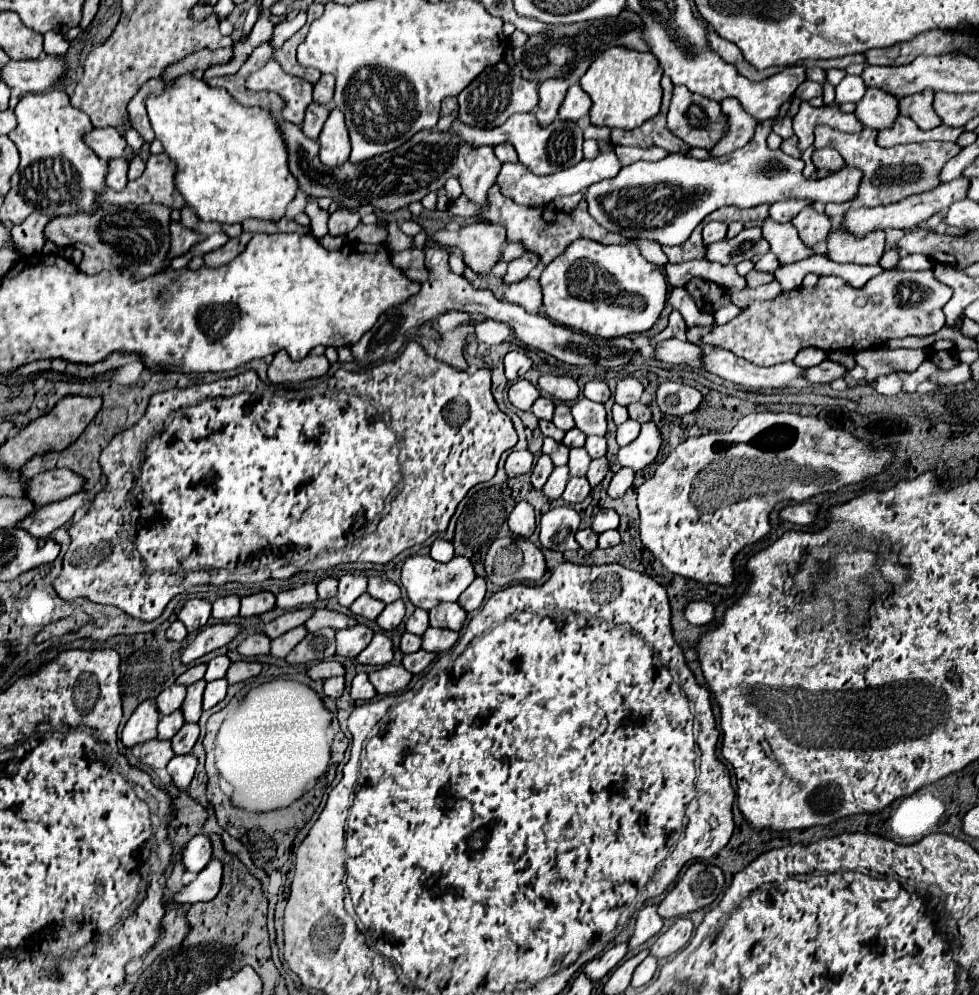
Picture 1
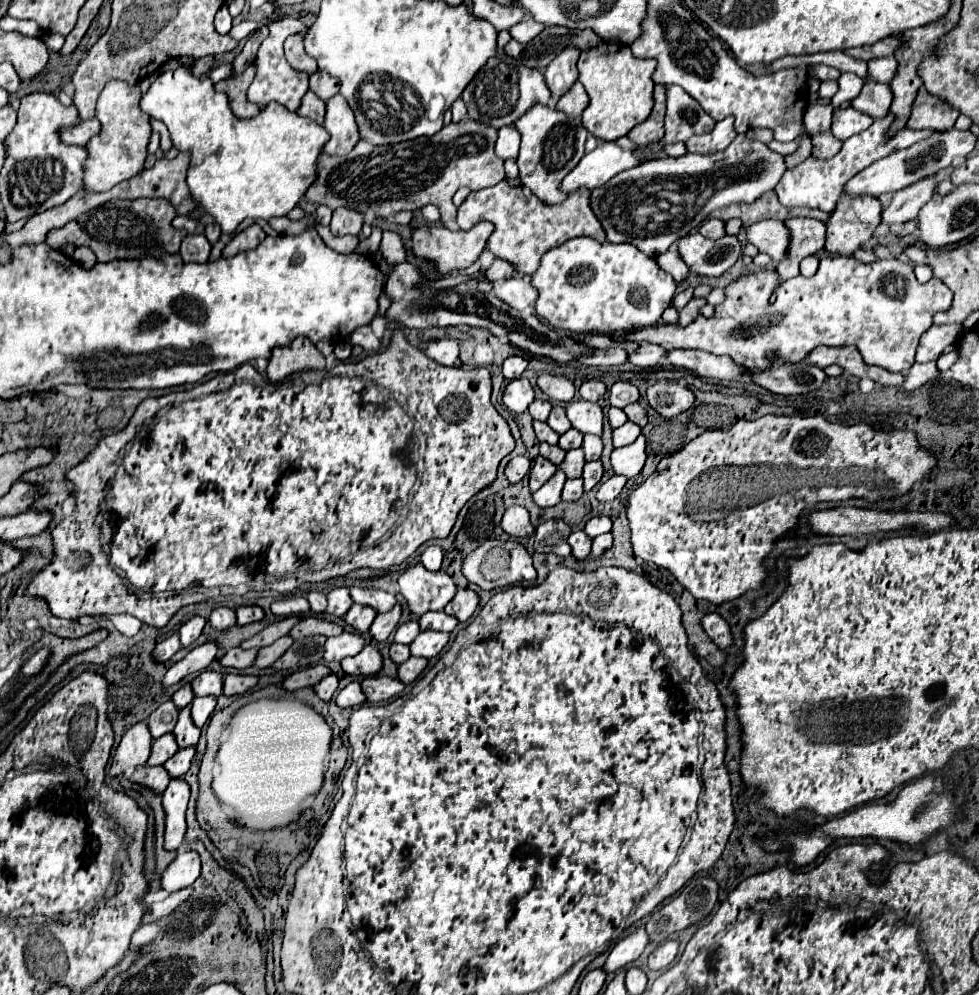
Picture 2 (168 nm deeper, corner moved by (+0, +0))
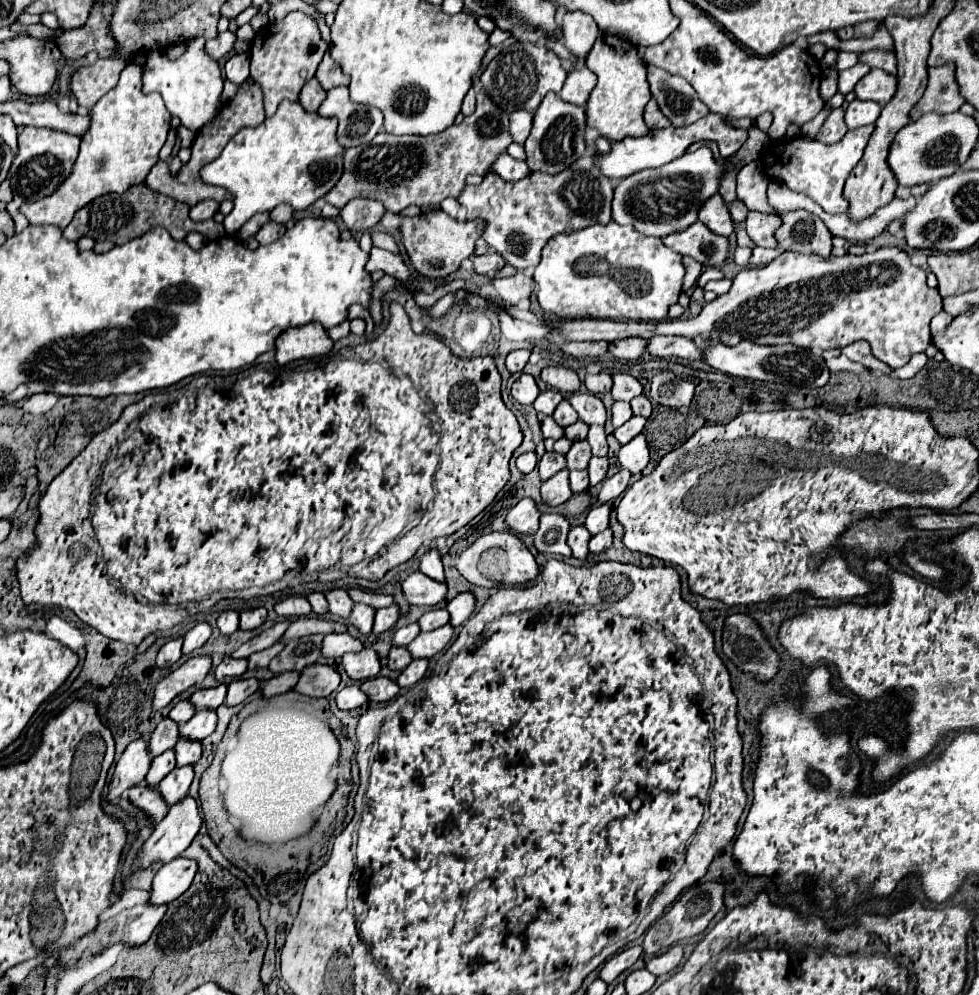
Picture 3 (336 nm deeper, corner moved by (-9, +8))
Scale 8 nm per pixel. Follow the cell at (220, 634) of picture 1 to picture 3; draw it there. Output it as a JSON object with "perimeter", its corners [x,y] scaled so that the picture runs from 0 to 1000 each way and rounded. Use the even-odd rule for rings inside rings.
{"perimeter":[[[202,659],[202,661],[194,661],[184,671],[180,671],[174,679],[165,681],[157,691],[157,704],[155,704],[157,716],[170,712],[180,699],[190,695],[198,687],[206,685],[215,669],[217,669],[217,663],[212,659]]]}

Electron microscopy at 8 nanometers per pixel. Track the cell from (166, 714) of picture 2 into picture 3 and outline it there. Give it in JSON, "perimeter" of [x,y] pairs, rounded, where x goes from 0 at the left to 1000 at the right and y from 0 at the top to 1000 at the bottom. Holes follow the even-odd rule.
{"perimeter":[[[165,722],[159,734],[155,736],[155,742],[151,746],[151,756],[155,760],[163,760],[165,756],[178,752],[180,746],[182,746],[182,730],[178,730],[174,722]]]}

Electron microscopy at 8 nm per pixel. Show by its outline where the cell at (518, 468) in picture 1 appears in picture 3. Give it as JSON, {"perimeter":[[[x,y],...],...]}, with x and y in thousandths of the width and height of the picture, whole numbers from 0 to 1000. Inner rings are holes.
{"perimeter":[[[537,454],[537,456],[529,458],[529,460],[527,460],[527,468],[529,468],[529,472],[531,472],[533,476],[543,474],[545,468],[547,468],[547,456],[545,456],[545,454]]]}

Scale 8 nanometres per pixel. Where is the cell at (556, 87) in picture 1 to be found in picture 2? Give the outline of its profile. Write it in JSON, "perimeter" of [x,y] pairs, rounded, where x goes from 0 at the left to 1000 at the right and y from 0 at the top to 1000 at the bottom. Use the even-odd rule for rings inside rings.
{"perimeter":[[[577,48],[557,70],[559,88],[563,90],[561,107],[565,107],[587,82],[589,82],[589,58],[591,48]]]}

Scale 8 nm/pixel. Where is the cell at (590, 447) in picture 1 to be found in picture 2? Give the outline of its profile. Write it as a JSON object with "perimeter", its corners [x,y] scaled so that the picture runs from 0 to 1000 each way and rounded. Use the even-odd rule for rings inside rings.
{"perimeter":[[[600,436],[598,442],[596,442],[596,448],[598,452],[598,462],[612,462],[614,460],[614,452],[616,452],[616,446],[614,446],[614,438],[606,438],[606,436]]]}

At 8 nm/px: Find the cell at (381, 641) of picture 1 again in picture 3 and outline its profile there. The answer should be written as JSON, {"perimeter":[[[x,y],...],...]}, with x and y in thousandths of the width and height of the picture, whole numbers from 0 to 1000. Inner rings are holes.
{"perimeter":[[[372,651],[366,657],[360,657],[360,655],[351,657],[349,659],[349,669],[351,669],[355,681],[360,681],[362,685],[384,681],[386,675],[388,675],[386,657],[380,651]]]}

